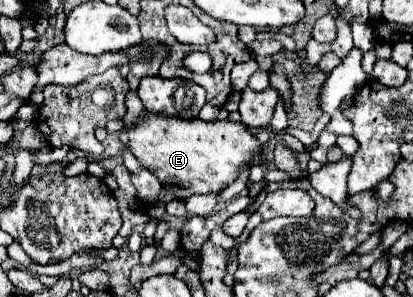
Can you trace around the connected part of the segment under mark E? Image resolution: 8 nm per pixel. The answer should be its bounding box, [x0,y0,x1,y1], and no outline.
[120,112,260,200]

